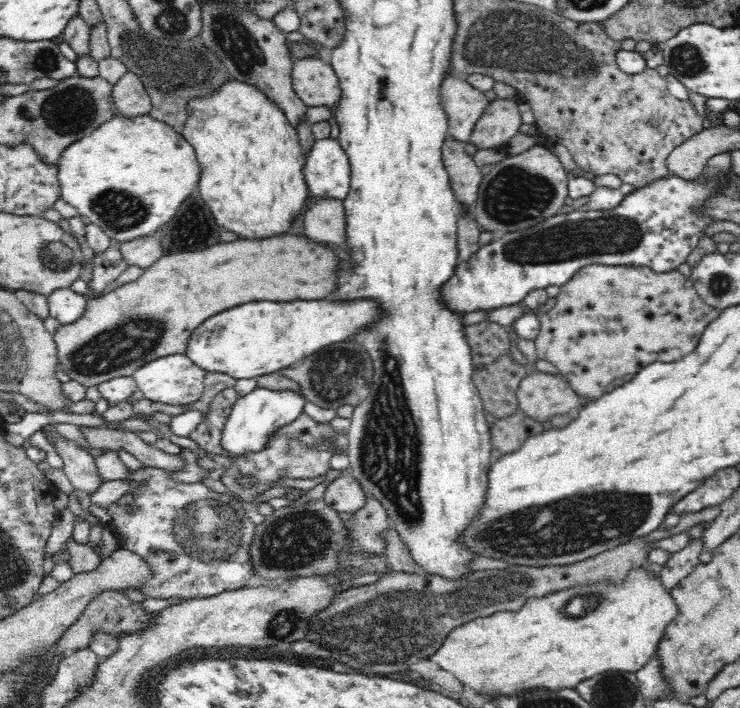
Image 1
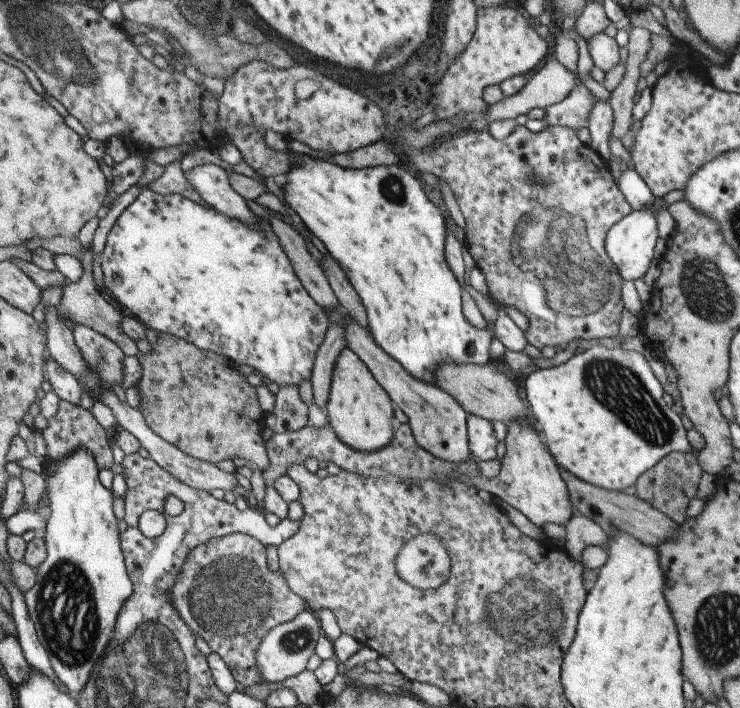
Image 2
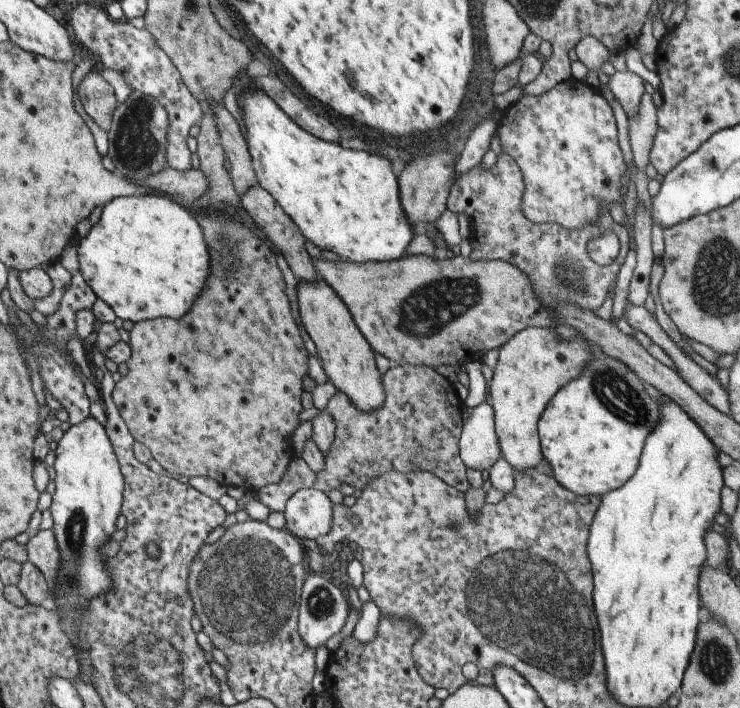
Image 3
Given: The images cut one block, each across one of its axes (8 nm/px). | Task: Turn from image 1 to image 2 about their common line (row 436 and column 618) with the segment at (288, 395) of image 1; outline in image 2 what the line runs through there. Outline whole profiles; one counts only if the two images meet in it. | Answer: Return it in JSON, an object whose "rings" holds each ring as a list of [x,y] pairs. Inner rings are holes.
{"rings":[[[655,197],[655,203],[649,209],[633,210],[621,221],[618,221],[610,230],[605,238],[605,249],[610,260],[618,267],[619,273],[624,281],[634,281],[644,278],[644,274],[650,268],[650,262],[655,258],[654,249],[659,237],[657,231],[657,216],[655,211],[661,207],[666,207],[664,197]]]}

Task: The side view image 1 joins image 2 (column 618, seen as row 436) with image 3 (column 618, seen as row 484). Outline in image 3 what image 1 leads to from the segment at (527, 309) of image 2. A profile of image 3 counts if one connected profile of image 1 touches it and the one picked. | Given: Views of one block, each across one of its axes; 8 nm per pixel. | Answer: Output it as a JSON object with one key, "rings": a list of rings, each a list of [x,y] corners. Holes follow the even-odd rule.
{"rings":[[[496,148],[498,161],[493,170],[485,172],[482,165],[474,167],[456,179],[447,200],[447,208],[457,215],[461,212],[469,218],[469,242],[472,260],[500,259],[521,268],[531,280],[534,292],[547,311],[555,311],[555,304],[570,301],[580,308],[598,310],[604,302],[620,266],[629,251],[628,229],[617,224],[608,214],[602,214],[602,229],[611,231],[620,240],[619,253],[612,264],[599,267],[590,258],[586,244],[578,240],[577,233],[566,232],[554,223],[537,225],[523,213],[525,182],[515,160]]]}

